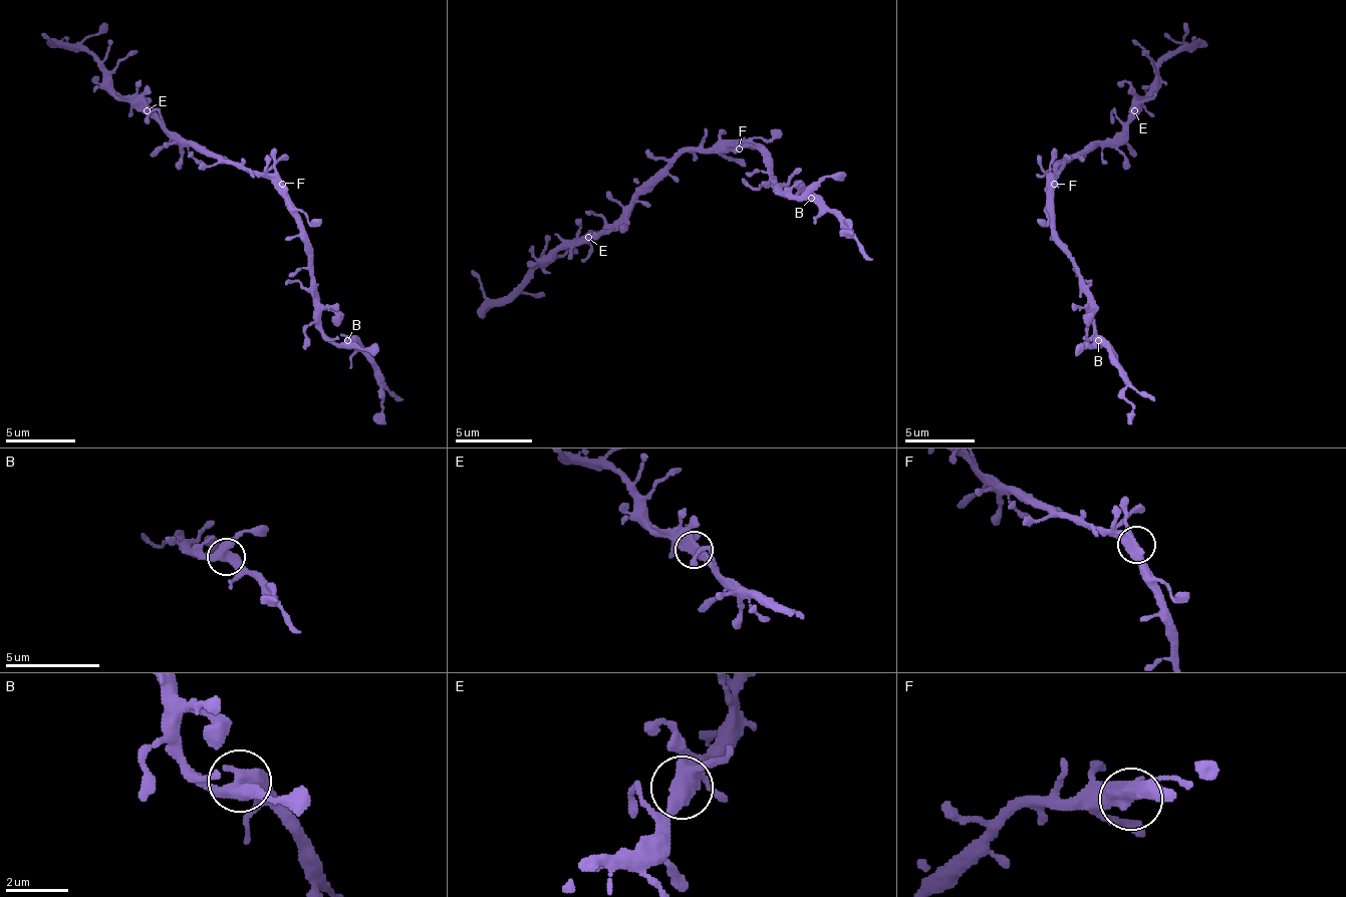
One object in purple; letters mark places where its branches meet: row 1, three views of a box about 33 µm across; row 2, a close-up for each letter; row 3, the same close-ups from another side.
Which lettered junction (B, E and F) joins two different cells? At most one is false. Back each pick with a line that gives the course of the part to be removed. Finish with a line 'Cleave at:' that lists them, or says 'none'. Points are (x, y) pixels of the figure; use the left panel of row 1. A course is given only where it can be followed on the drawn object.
B: (348, 340), (376, 374), (383, 405), (376, 423)
Cleave at: B

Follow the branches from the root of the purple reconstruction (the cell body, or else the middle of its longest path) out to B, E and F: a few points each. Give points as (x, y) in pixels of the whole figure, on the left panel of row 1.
B: (258, 177), (282, 194), (296, 222), (310, 260), (310, 291), (317, 298), (320, 329), (338, 343), (348, 340)
E: (258, 177), (237, 170), (230, 163), (220, 163), (206, 156), (192, 141), (182, 141), (147, 110)
F: (258, 177), (275, 177), (282, 184)

